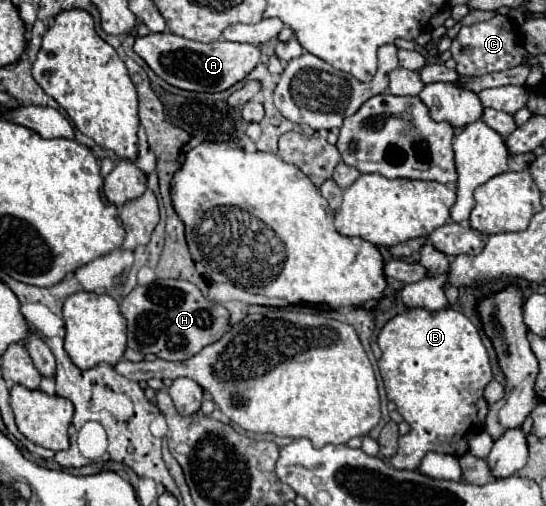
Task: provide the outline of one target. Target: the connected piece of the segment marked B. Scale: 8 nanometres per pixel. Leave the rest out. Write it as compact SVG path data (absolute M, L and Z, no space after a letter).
M413 309L387 321L377 343L383 351L379 371L387 397L411 425L411 431L399 437L399 449L391 465L413 471L429 451L455 457L465 455L469 439L483 431L487 415L483 389L493 379L479 329L455 309L437 313Z

